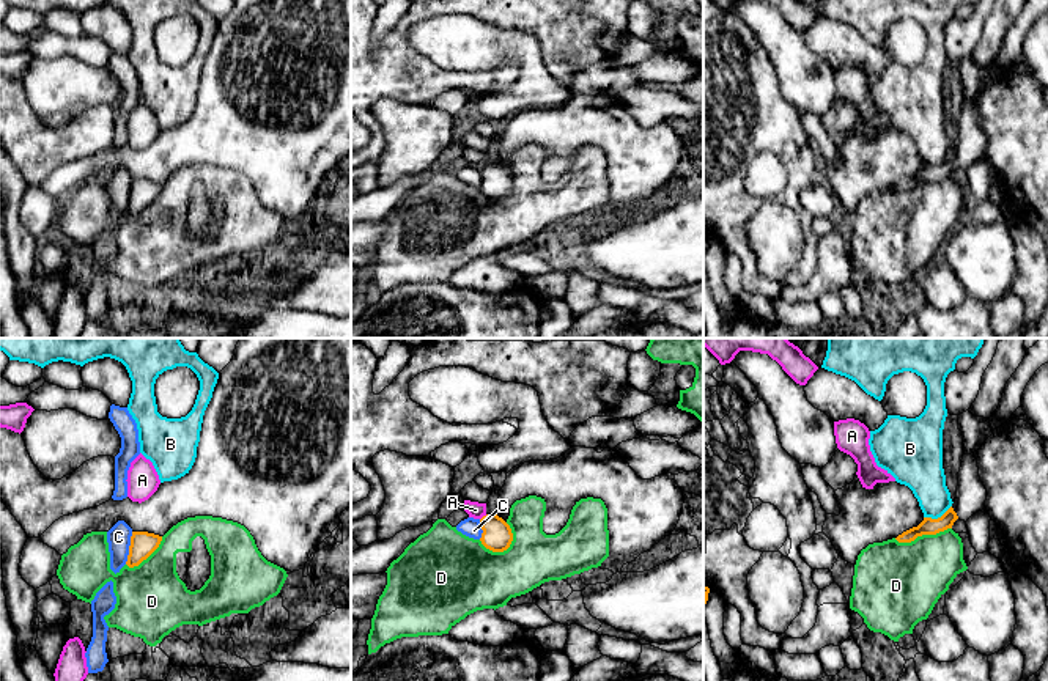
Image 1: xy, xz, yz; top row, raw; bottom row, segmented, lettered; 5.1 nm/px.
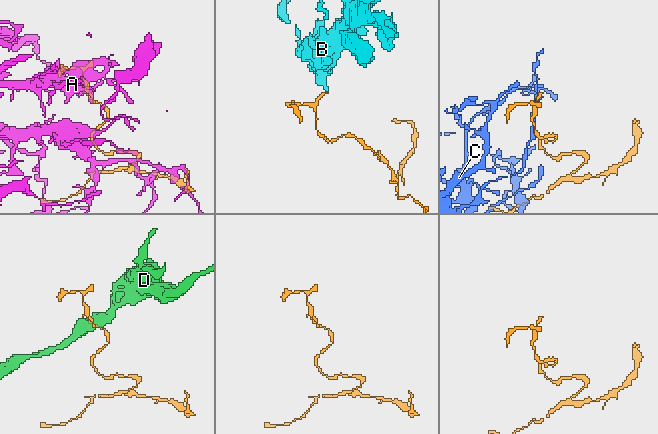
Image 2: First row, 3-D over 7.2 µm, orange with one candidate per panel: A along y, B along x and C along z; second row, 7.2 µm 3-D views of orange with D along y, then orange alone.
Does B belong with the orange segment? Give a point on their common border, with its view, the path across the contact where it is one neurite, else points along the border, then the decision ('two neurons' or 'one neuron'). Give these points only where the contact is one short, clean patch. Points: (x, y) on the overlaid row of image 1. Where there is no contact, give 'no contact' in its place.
contact yz (938, 518); border yz (951, 505), (937, 518), (924, 518); two neurons

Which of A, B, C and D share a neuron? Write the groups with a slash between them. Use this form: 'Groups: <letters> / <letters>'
Groups: A / B / C / D

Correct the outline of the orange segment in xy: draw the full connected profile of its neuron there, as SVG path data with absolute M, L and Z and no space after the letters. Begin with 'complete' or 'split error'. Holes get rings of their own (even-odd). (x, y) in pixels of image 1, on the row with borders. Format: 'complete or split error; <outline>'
complete; M132 532L126 565L129 568L138 566L159 547L161 541L162 536L159 535L148 532Z

